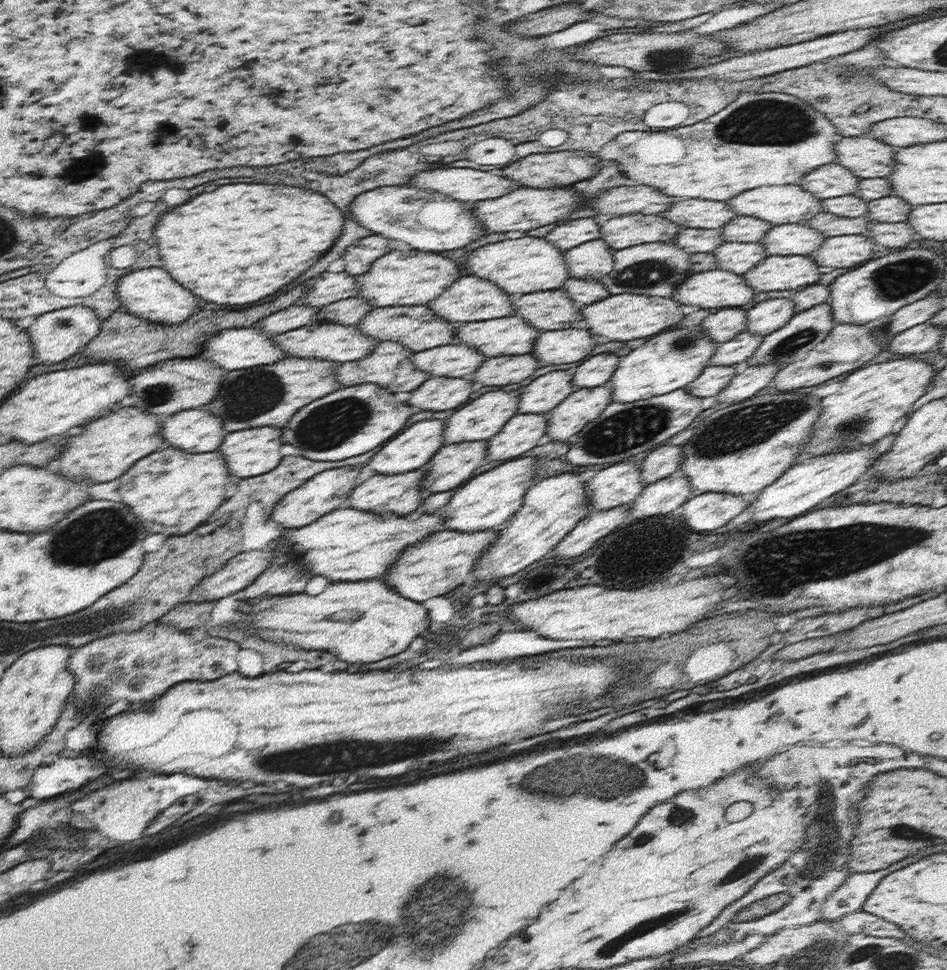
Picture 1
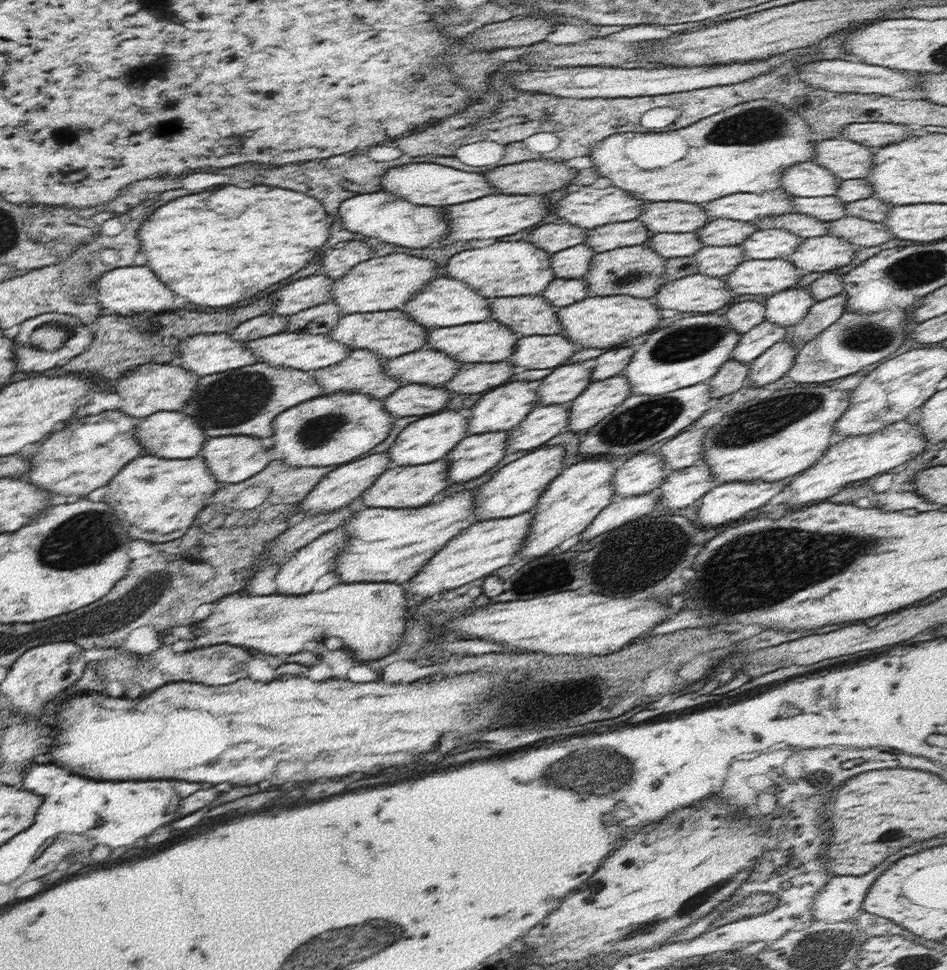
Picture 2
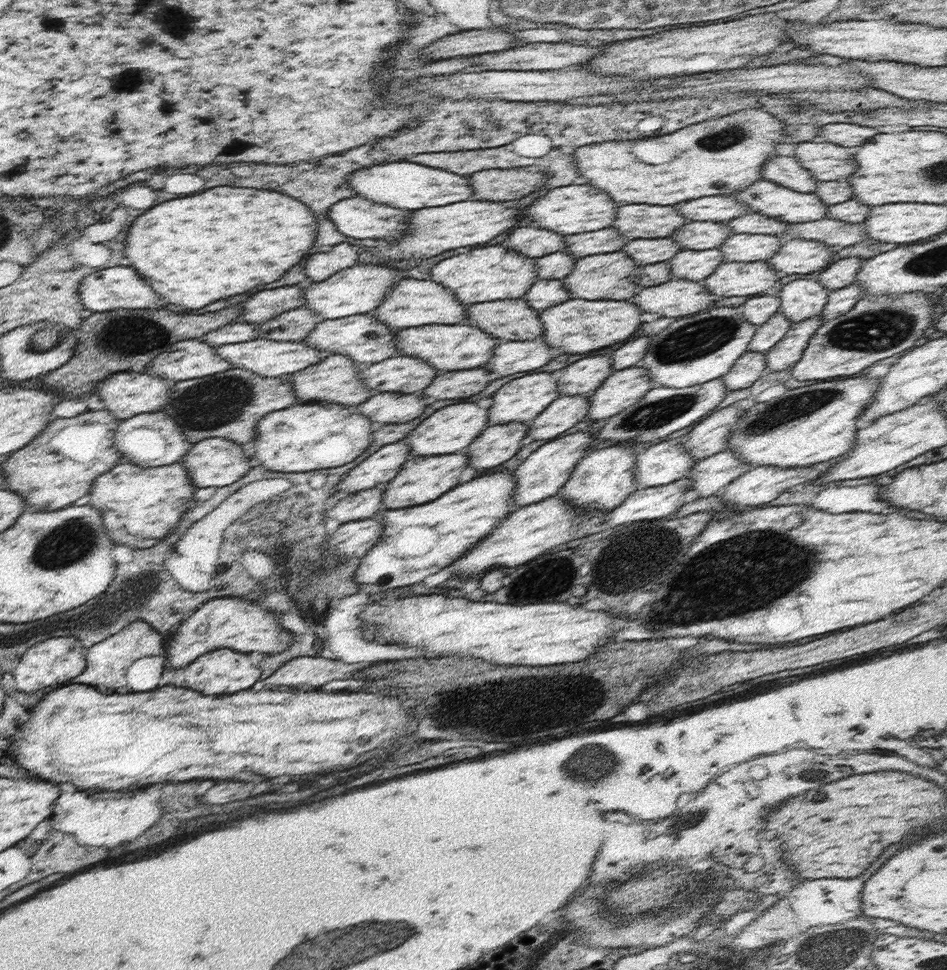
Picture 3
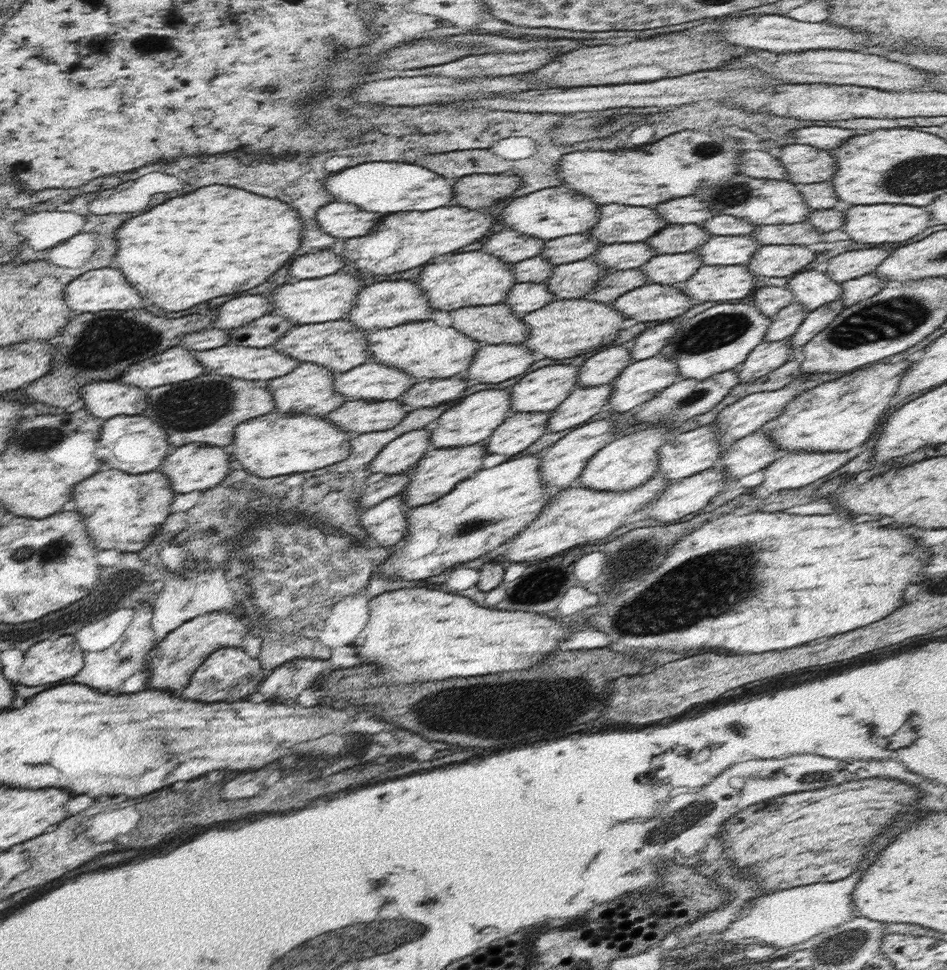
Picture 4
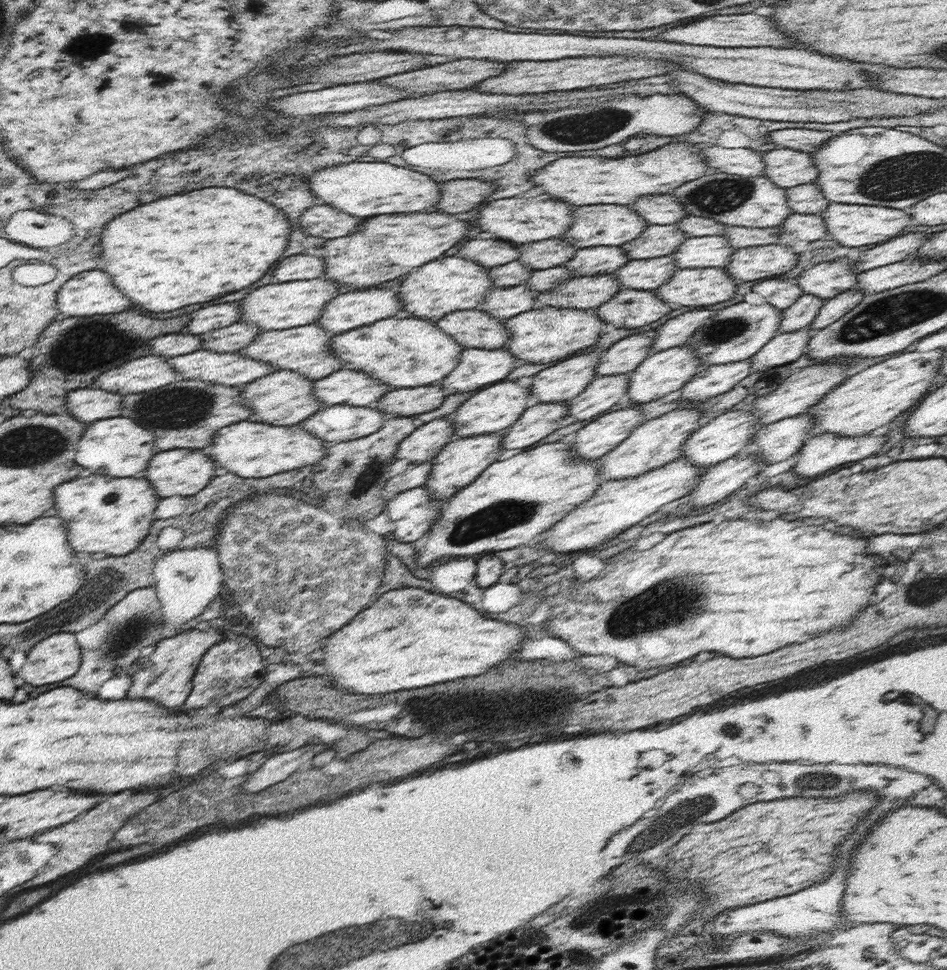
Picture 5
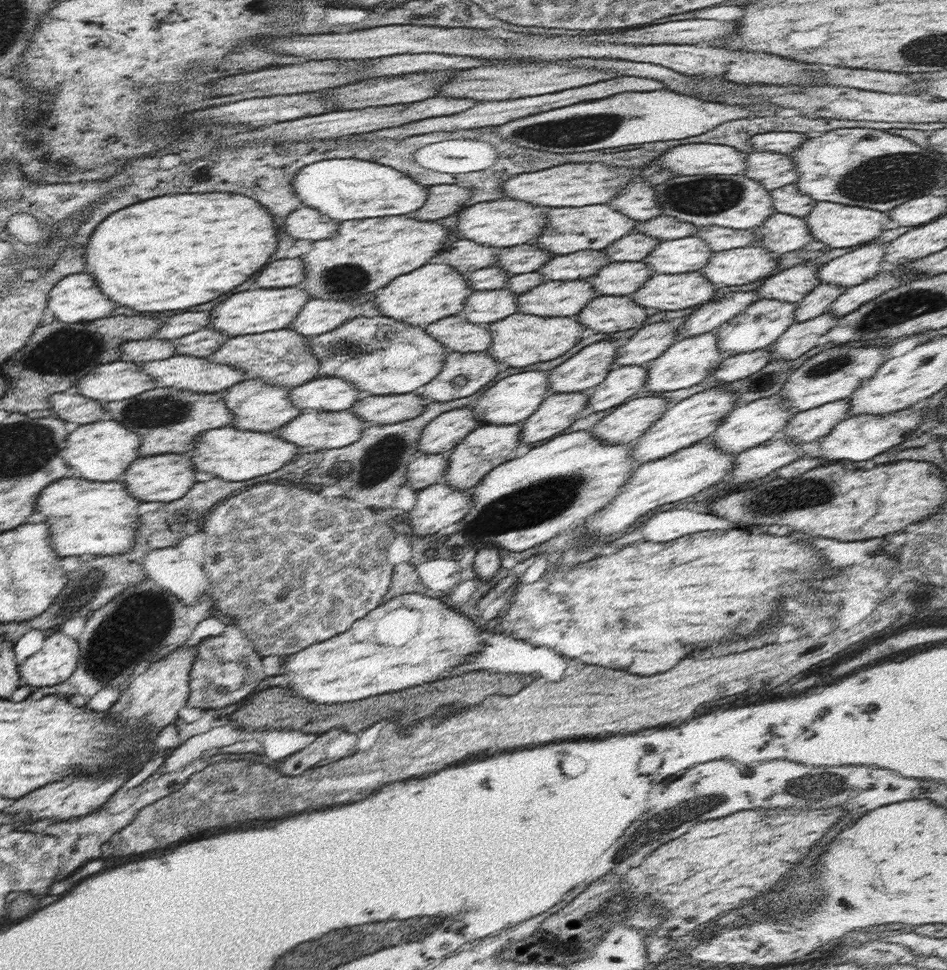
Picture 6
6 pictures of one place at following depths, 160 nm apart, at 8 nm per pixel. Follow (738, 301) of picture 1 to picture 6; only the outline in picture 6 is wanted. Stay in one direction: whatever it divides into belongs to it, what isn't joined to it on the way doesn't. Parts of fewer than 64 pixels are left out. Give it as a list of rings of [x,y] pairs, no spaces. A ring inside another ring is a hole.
[[[596,296],[577,314],[586,329],[608,334],[636,328],[649,316],[648,308],[640,306],[632,296]]]

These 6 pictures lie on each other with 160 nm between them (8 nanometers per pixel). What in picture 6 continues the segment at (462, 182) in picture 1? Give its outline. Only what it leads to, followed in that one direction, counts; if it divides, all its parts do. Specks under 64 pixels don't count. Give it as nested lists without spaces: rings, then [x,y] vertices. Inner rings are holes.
[[[334,158],[322,159],[312,164],[307,164],[298,169],[296,178],[293,180],[295,193],[300,196],[300,201],[306,206],[319,210],[322,214],[338,220],[367,219],[374,216],[400,216],[406,212],[418,210],[426,202],[426,188],[422,184],[416,184],[413,178],[392,168],[368,160],[358,158]]]

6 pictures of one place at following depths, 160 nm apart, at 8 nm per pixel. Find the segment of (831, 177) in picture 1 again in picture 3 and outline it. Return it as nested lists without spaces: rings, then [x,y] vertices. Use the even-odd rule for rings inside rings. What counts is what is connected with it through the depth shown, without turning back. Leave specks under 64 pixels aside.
[[[774,155],[761,168],[761,178],[800,192],[815,192],[818,181],[796,157]]]

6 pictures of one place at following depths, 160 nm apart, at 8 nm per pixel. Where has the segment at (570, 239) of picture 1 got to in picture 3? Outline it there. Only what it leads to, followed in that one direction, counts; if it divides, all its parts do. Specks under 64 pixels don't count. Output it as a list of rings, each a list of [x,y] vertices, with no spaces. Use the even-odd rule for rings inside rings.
[[[524,226],[510,231],[508,238],[502,244],[508,248],[514,247],[514,250],[524,256],[537,259],[563,250],[564,237],[563,234],[545,228]]]

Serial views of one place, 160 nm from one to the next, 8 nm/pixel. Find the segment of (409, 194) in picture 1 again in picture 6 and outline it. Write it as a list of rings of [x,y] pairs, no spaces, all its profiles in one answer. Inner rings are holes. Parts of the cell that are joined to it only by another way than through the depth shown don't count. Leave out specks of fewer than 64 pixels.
[[[306,205],[292,211],[285,222],[284,229],[292,238],[312,241],[332,238],[340,224],[338,220]]]

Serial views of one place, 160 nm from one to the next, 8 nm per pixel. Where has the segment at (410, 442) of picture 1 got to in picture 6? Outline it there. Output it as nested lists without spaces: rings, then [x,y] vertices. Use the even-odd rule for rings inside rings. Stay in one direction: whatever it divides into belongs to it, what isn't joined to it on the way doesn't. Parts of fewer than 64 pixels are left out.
[[[520,371],[496,382],[484,394],[474,399],[471,405],[472,414],[482,424],[509,425],[525,421],[540,407],[540,404],[549,396],[548,390],[549,371]]]

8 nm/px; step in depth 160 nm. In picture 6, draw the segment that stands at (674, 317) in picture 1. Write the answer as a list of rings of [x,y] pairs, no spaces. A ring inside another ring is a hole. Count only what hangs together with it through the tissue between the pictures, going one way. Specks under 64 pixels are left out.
[[[516,312],[487,326],[492,333],[492,344],[486,350],[487,353],[499,364],[508,364],[512,368],[522,368],[534,362],[546,362],[562,356],[581,339],[580,333],[585,329],[577,315],[534,316],[522,312]]]

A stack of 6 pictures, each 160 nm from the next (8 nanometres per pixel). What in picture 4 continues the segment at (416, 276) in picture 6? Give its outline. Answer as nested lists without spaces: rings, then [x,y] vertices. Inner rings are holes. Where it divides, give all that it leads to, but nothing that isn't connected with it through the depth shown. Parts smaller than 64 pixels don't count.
[[[482,249],[454,254],[443,262],[432,263],[420,272],[418,280],[432,308],[448,312],[457,308],[502,303],[516,283],[518,282],[513,273],[513,263]]]

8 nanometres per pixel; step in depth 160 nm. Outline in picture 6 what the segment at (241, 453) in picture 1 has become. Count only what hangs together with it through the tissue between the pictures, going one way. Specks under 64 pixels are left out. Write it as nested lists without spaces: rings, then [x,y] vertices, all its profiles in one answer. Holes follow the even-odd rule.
[[[189,453],[178,454],[160,454],[160,456],[144,456],[144,458],[136,458],[136,462],[132,462],[132,466],[128,468],[128,472],[124,474],[124,484],[126,488],[132,492],[132,496],[142,503],[146,502],[172,502],[182,498],[194,482],[194,468],[190,462]]]

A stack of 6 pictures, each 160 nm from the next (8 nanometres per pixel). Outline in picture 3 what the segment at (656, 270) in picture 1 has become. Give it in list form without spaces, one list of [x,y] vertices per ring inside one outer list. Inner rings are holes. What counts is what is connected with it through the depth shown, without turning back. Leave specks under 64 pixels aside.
[[[623,250],[606,254],[595,254],[576,259],[572,270],[565,276],[563,283],[572,299],[586,300],[632,300],[638,292],[637,264]]]

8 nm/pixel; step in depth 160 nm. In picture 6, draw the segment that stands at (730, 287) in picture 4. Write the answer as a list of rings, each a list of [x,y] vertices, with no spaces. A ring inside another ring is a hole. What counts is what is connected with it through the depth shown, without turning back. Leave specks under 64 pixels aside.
[[[701,271],[680,274],[654,274],[637,291],[633,299],[644,308],[690,311],[712,300],[715,286]]]

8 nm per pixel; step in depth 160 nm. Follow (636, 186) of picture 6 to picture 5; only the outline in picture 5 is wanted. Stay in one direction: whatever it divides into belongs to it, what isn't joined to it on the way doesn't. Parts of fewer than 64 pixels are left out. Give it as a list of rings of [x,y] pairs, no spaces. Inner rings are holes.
[[[673,194],[642,196],[640,200],[630,204],[630,207],[647,222],[657,225],[676,225],[679,220],[690,215]]]

